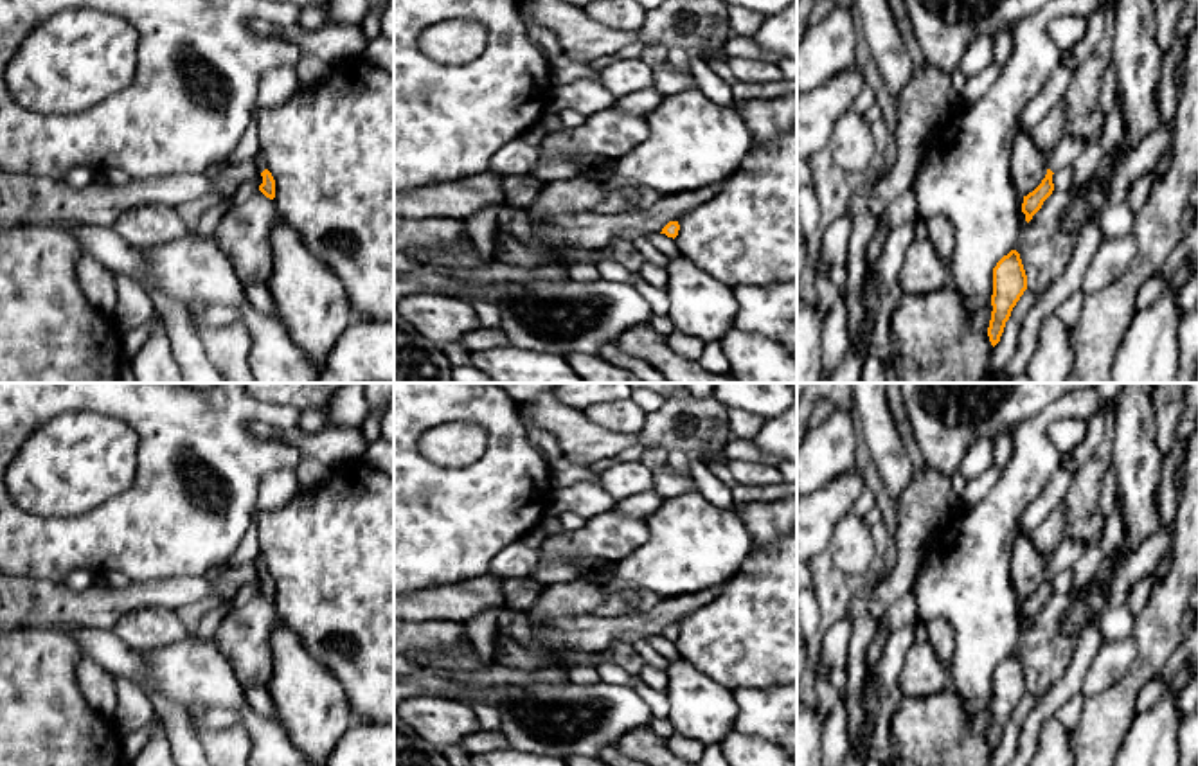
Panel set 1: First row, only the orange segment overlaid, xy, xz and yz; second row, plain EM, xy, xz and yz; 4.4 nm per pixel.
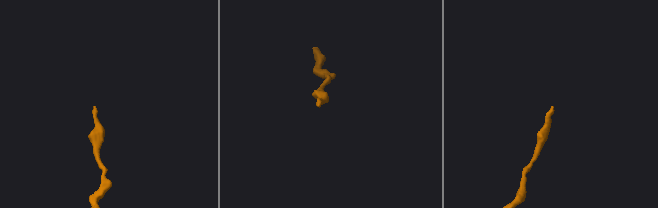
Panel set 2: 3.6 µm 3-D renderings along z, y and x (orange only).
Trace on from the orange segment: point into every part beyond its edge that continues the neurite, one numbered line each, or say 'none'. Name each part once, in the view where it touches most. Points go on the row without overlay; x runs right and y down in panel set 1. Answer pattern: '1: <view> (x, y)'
none

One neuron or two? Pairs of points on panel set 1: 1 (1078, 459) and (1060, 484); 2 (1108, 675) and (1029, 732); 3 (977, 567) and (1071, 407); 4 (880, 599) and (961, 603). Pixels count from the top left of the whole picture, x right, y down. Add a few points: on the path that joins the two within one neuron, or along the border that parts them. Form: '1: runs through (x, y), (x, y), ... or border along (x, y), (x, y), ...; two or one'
1: border along (1062, 468), (1074, 472); two
2: border along (1098, 651), (1080, 691); two
3: runs through (993, 524), (1033, 463), (1033, 437); one
4: border along (929, 549), (911, 588); two

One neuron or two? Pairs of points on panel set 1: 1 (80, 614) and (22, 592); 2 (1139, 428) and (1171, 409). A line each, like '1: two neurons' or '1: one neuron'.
1: one neuron
2: two neurons

